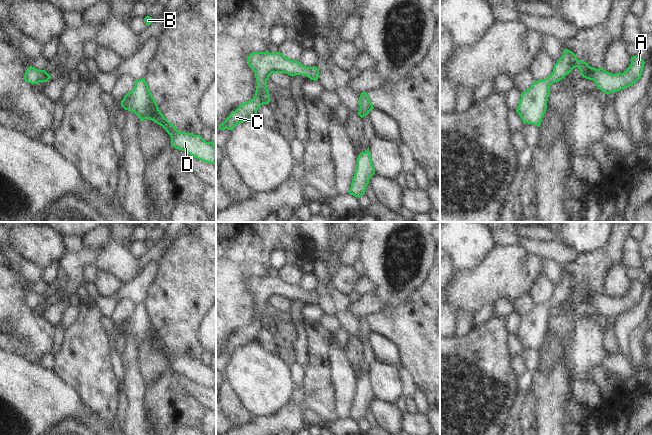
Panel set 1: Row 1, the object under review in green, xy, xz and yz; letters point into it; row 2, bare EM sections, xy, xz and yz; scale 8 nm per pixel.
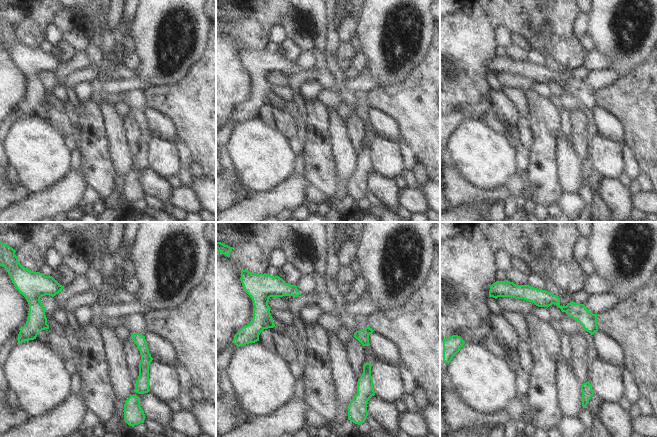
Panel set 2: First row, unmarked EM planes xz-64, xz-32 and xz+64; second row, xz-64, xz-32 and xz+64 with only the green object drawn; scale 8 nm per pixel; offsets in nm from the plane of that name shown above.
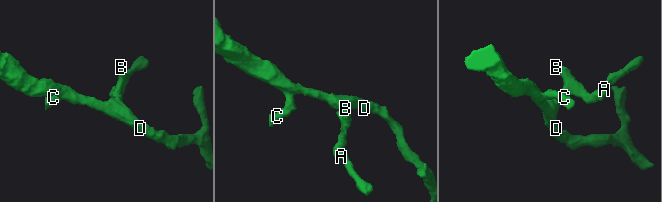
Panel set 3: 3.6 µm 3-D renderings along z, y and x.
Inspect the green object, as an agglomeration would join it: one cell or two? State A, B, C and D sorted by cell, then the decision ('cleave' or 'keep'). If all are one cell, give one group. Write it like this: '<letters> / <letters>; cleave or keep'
A B C D; keep

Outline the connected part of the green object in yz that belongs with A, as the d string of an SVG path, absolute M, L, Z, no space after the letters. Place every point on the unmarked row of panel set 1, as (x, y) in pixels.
M566 273L554 289L550 300L543 304L534 305L529 313L521 317L516 336L524 348L534 348L540 351L547 333L550 309L562 304L574 292L578 291L583 302L593 304L598 313L608 319L636 307L641 302L644 288L642 282L633 280L631 281L631 288L625 296L612 298L603 292L590 291L588 287L578 284L572 275Z

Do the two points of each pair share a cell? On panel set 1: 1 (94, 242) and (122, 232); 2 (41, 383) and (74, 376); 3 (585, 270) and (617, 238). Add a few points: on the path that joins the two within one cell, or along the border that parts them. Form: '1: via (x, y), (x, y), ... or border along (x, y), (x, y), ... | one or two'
1: border along (111, 232), (111, 240), (99, 252) | two
2: border along (53, 369), (81, 393) | two
3: via (594, 264), (611, 247) | one

